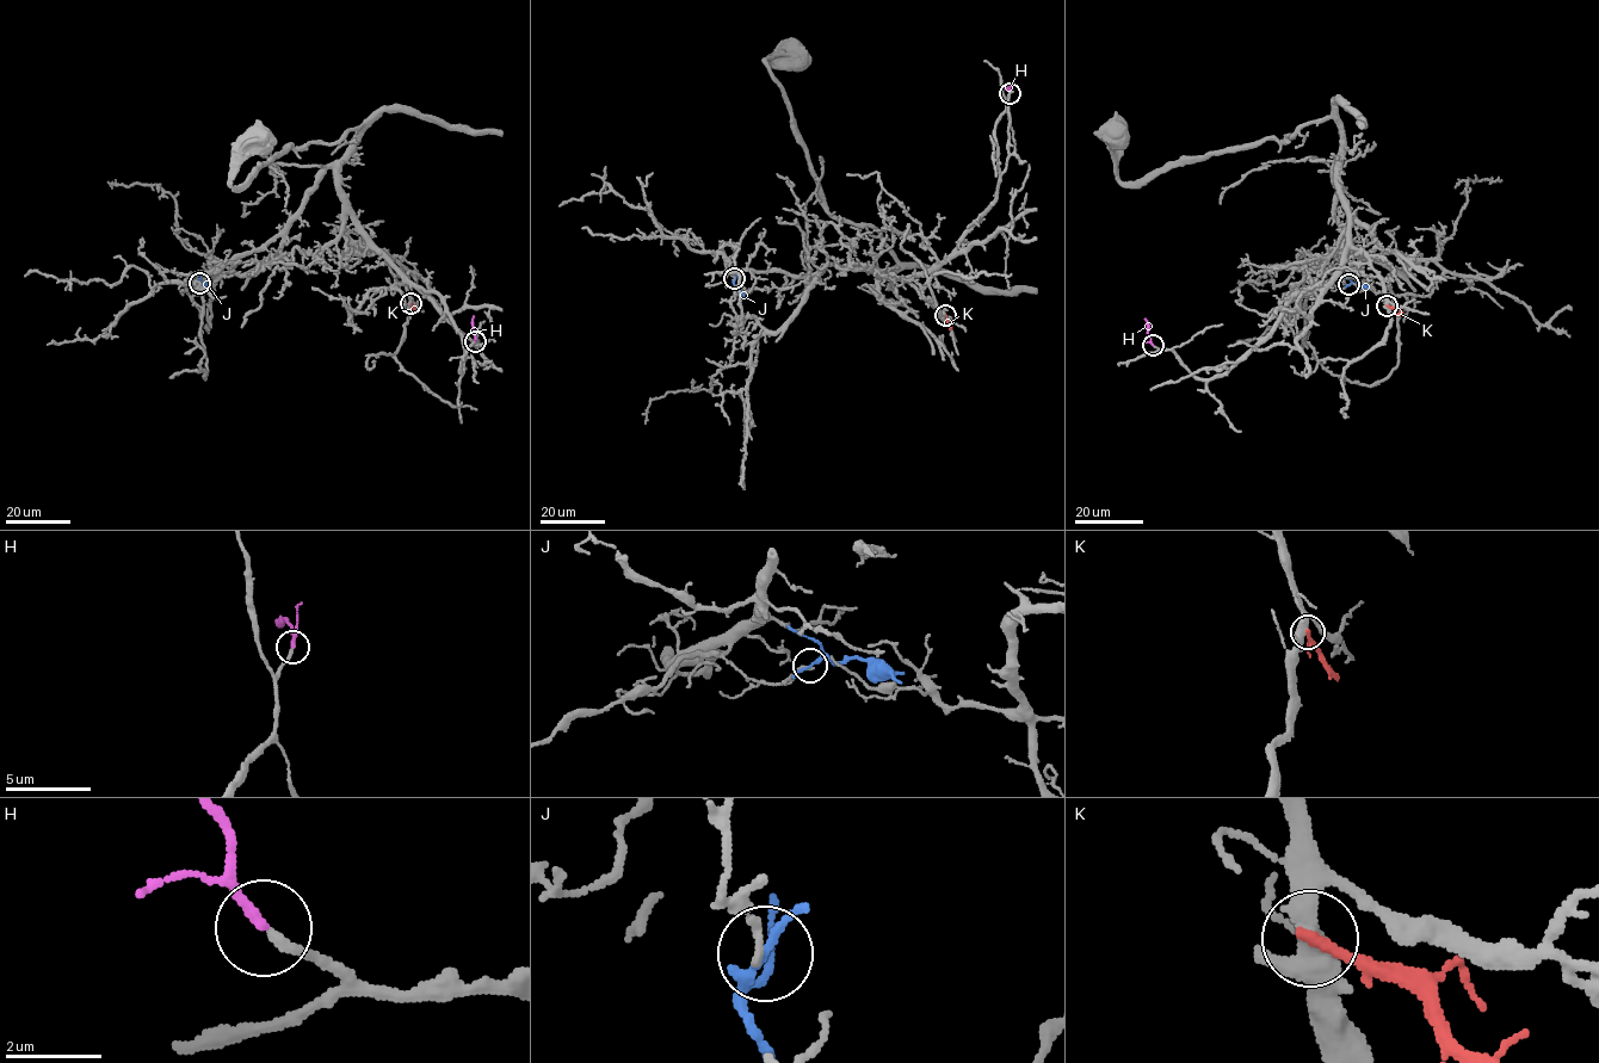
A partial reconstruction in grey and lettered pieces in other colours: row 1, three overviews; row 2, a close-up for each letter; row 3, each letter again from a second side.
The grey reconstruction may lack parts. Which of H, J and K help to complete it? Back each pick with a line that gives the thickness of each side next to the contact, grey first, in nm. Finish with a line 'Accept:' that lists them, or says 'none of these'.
H: 190/200 nm
Accept: H

